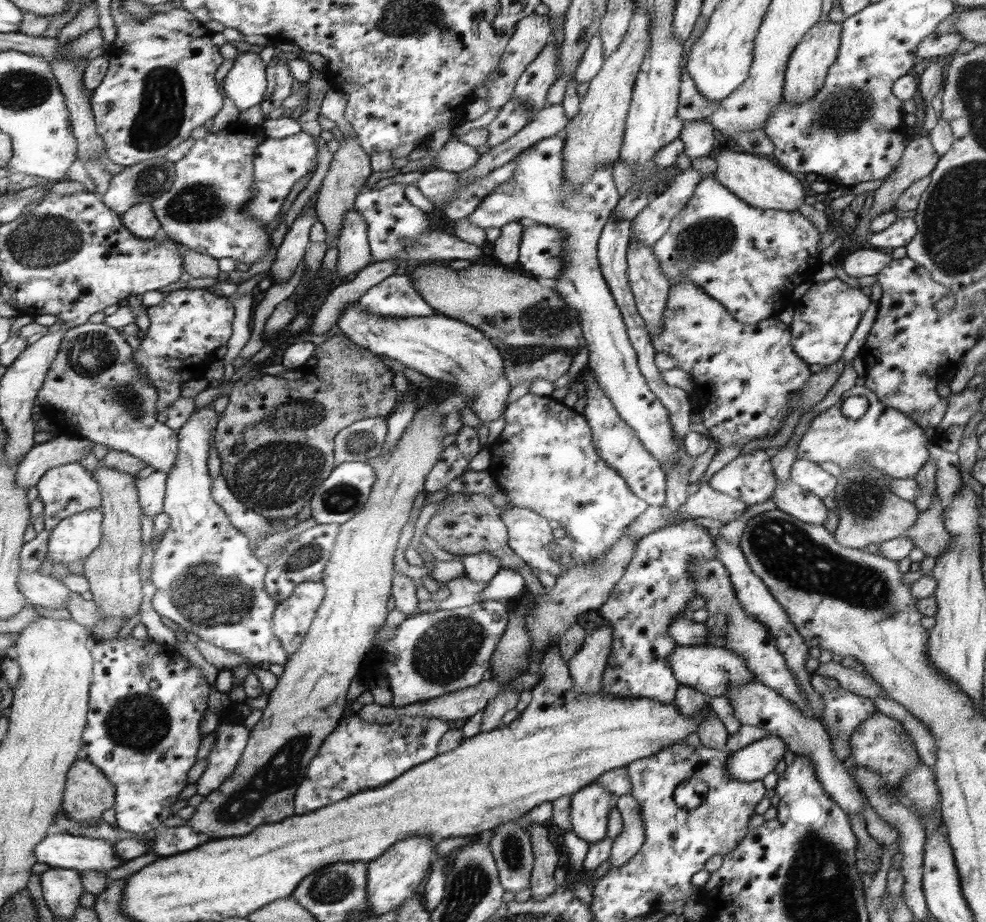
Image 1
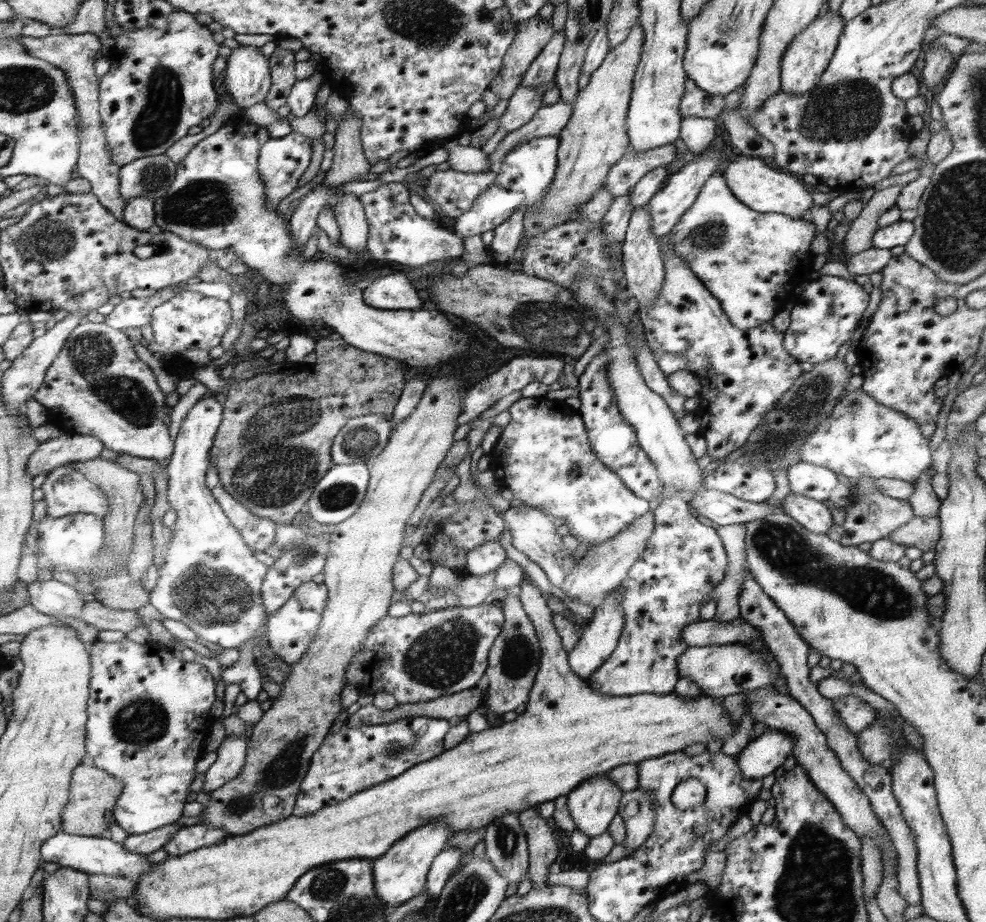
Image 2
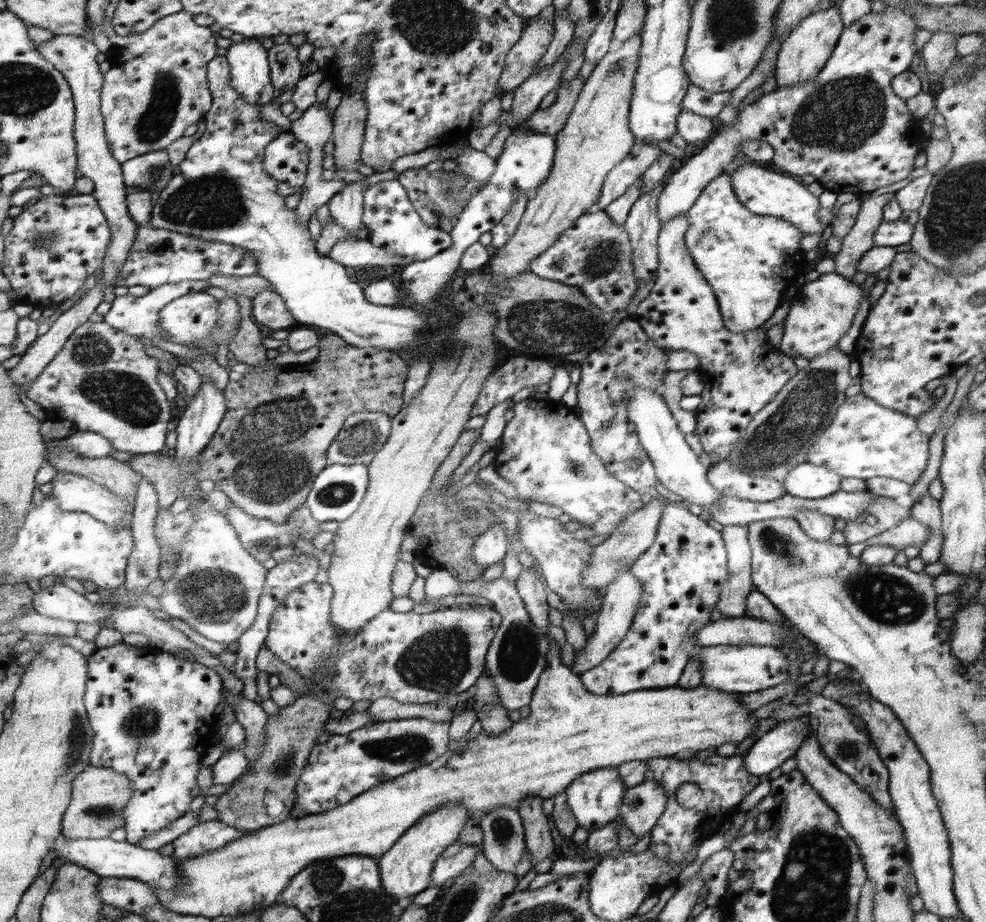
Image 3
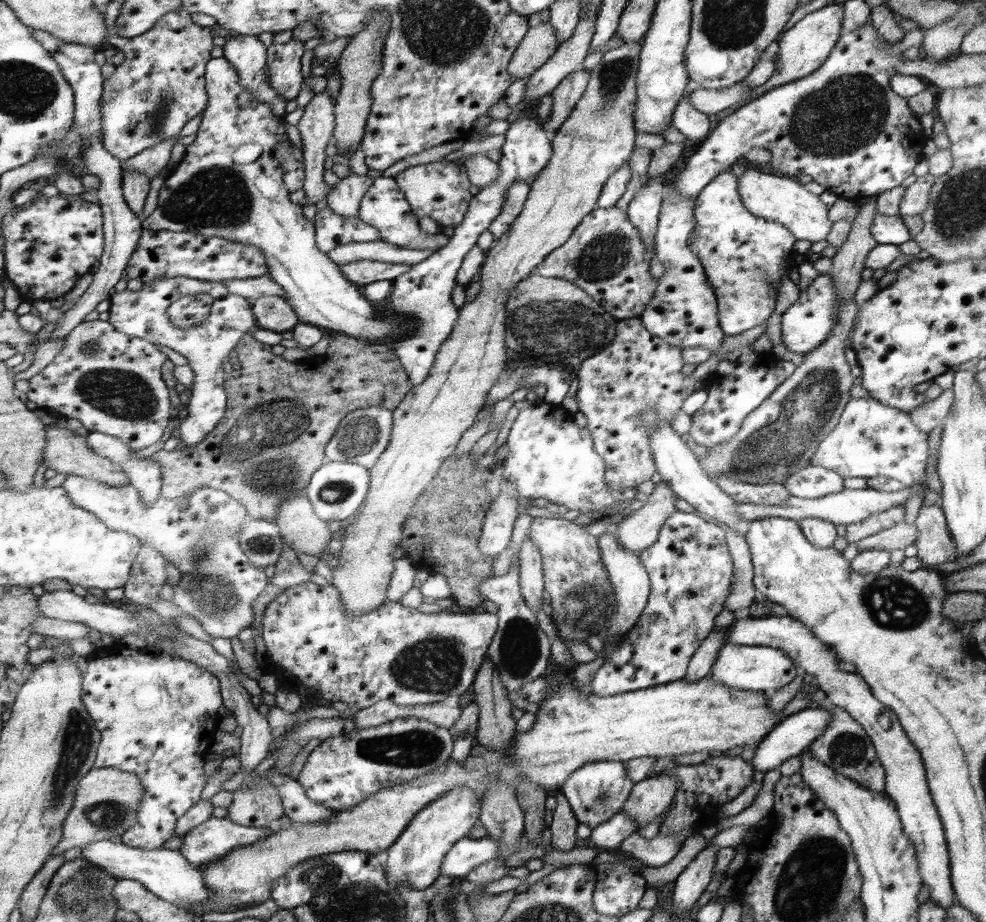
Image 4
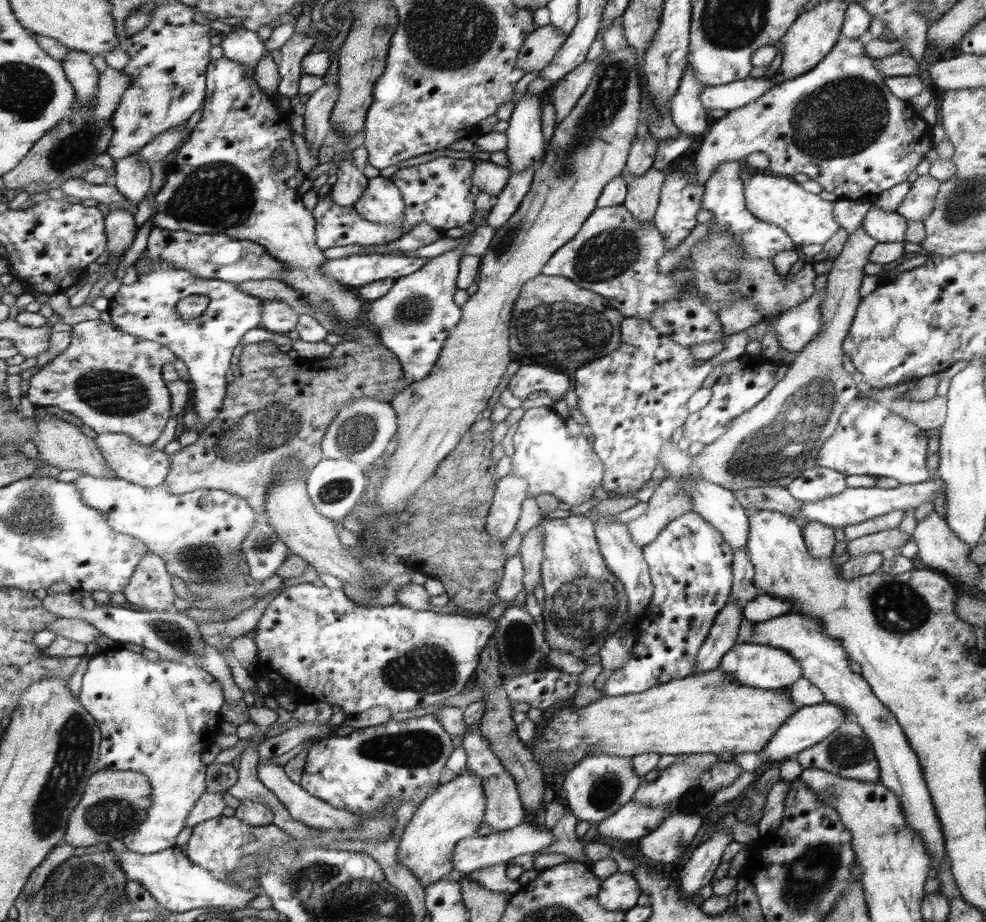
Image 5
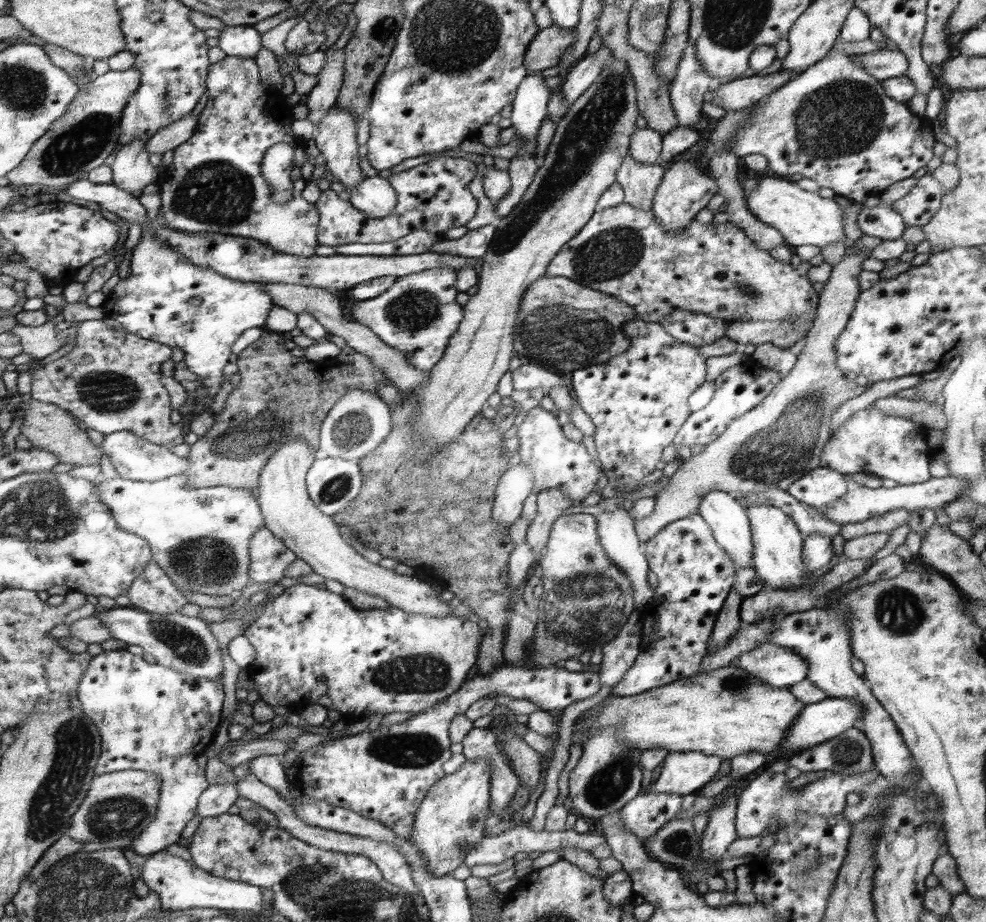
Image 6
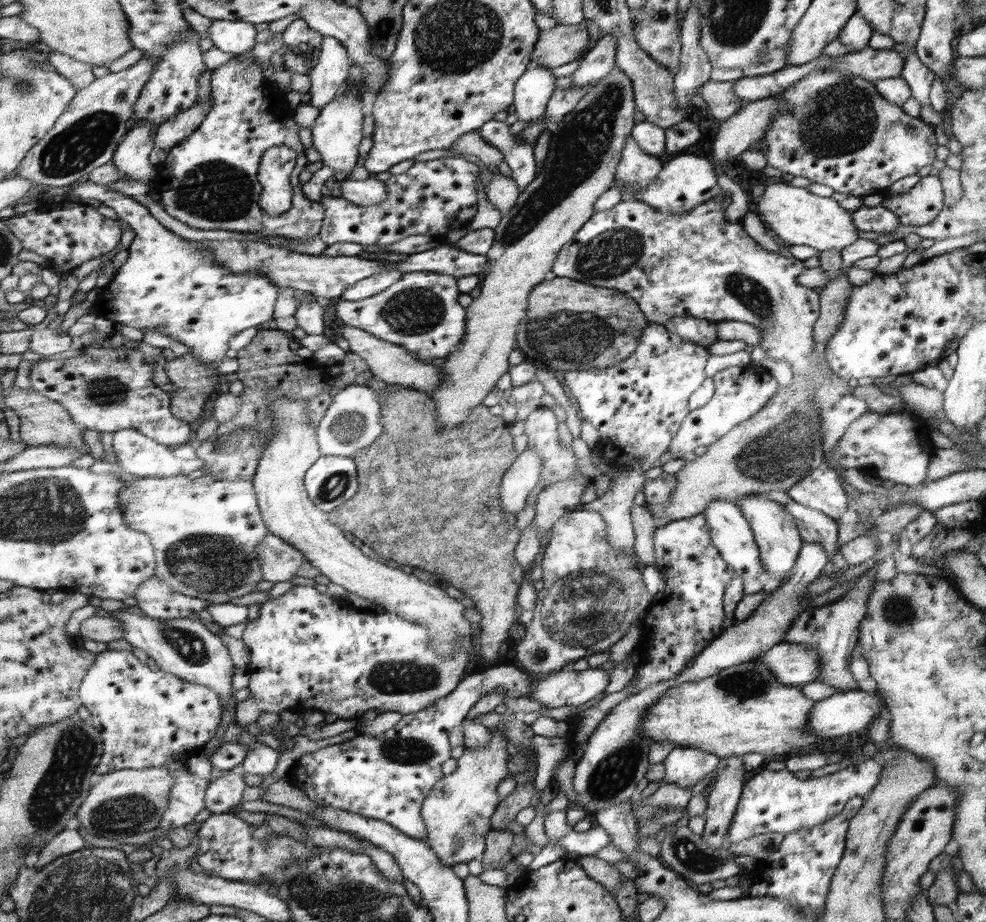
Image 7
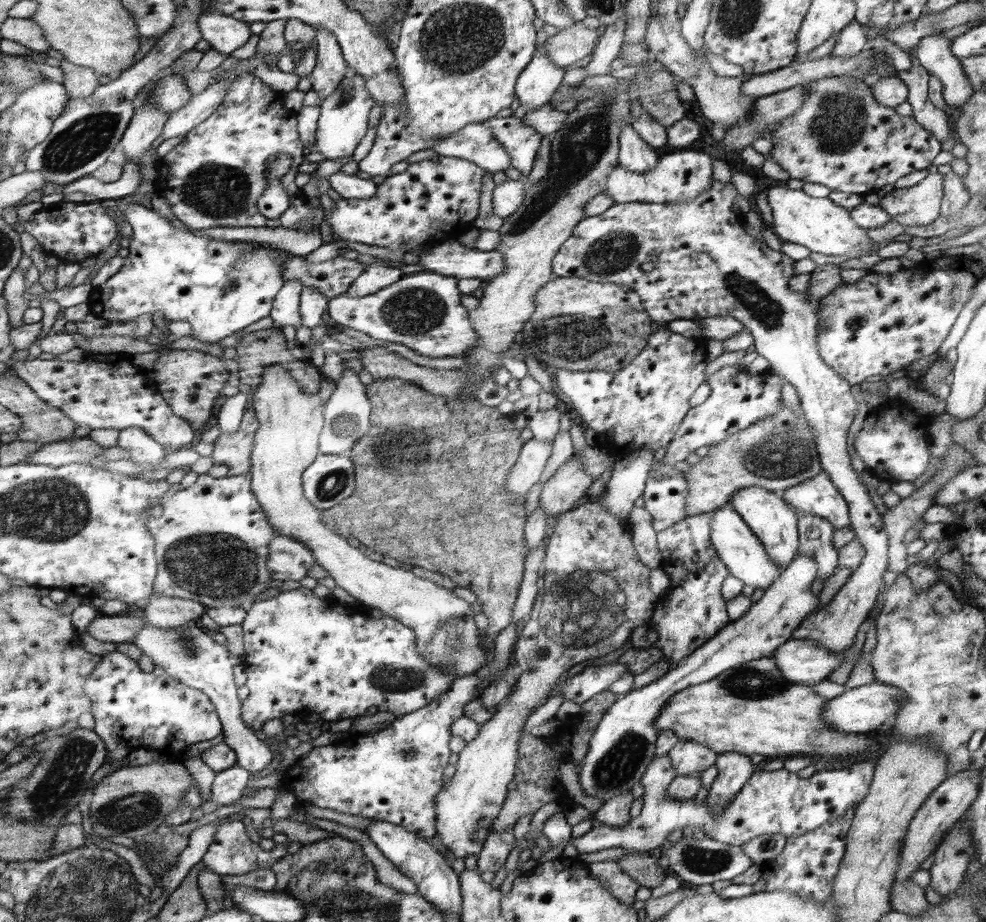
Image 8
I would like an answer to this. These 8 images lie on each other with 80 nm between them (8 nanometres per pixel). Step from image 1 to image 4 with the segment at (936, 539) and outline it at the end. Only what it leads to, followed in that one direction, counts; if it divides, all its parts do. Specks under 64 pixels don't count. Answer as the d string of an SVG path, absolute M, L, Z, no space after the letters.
M902 521L895 527L877 532L872 536L867 536L856 543L858 552L864 550L904 550L907 546L915 544L918 536L918 529L915 523Z

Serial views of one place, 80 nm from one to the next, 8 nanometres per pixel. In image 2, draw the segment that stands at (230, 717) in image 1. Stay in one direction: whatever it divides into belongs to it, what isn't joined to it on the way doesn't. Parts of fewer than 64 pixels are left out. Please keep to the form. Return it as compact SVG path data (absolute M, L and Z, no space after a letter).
M226 736L225 740L217 748L216 761L205 772L203 792L211 793L218 788L225 787L226 783L237 778L245 766L246 736Z

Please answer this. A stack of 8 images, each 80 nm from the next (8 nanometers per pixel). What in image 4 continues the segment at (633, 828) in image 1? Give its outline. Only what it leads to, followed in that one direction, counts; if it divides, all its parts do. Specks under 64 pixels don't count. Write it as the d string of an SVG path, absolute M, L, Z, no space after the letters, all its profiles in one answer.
M668 773L656 774L634 783L622 811L632 816L642 828L670 807L678 785L677 778Z

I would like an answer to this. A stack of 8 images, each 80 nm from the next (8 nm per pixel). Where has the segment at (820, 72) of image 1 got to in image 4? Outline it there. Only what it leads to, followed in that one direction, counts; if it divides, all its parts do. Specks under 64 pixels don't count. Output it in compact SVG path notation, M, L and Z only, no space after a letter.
M835 2L833 4L827 4L814 12L810 12L800 21L796 22L794 26L785 31L782 34L782 38L778 40L780 50L776 58L775 71L772 73L772 76L764 84L753 88L750 96L746 100L742 100L740 104L730 106L730 108L718 112L718 117L722 120L739 107L759 97L762 93L768 92L773 88L778 88L783 84L800 80L816 72L824 64L824 61L828 58L832 50L834 50L840 35L843 33L843 27L841 26L843 10L843 3Z

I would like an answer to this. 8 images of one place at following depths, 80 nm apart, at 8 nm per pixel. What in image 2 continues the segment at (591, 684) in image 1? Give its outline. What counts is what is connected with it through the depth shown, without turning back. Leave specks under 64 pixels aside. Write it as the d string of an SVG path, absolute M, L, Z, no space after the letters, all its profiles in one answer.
M614 587L603 602L594 609L592 621L585 625L582 636L578 639L578 644L568 653L567 660L571 672L578 676L580 680L588 682L590 676L596 672L596 669L603 666L614 653L618 644L620 635L625 625L625 616L619 607L619 600L623 596L623 590L620 587Z

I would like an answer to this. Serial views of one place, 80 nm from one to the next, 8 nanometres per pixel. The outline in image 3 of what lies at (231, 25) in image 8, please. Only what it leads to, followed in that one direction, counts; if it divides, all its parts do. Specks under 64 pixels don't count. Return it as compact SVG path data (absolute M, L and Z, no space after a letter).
M247 37L241 42L233 42L224 54L231 68L231 80L234 88L250 104L270 104L275 98L272 83L272 69L269 67L268 51L257 38Z

